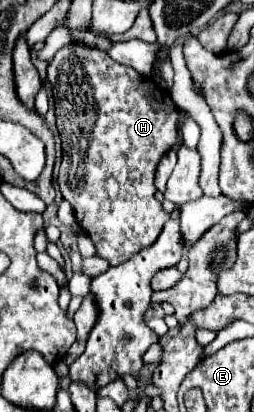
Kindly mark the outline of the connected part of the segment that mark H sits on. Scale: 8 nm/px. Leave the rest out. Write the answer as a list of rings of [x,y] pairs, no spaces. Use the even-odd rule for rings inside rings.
[[[71,41],[67,43],[65,47],[61,47],[53,61],[49,63],[47,67],[47,81],[51,83],[51,89],[53,89],[53,99],[55,99],[55,115],[57,115],[57,129],[59,129],[59,137],[61,137],[61,143],[63,143],[63,161],[61,161],[61,169],[59,169],[59,175],[57,175],[57,185],[59,185],[59,191],[63,195],[63,199],[67,199],[75,211],[75,219],[79,223],[79,227],[91,237],[93,245],[95,245],[95,255],[101,257],[101,259],[107,259],[109,265],[119,265],[123,261],[129,261],[129,257],[133,257],[133,253],[139,253],[141,249],[153,245],[153,241],[157,241],[157,237],[161,235],[161,229],[165,225],[165,221],[169,219],[169,213],[163,211],[161,203],[155,199],[155,185],[153,185],[153,177],[155,177],[155,167],[157,167],[157,161],[161,159],[161,155],[165,151],[169,151],[175,141],[177,141],[177,123],[179,123],[179,115],[177,115],[177,107],[175,103],[171,101],[169,93],[167,91],[157,91],[155,83],[143,75],[139,75],[135,69],[129,69],[117,61],[113,61],[107,53],[99,51],[99,49],[93,49],[93,47],[87,47],[83,41]],[[83,169],[85,171],[91,171],[91,181],[87,183],[87,177],[85,177],[85,185],[83,185]]]

